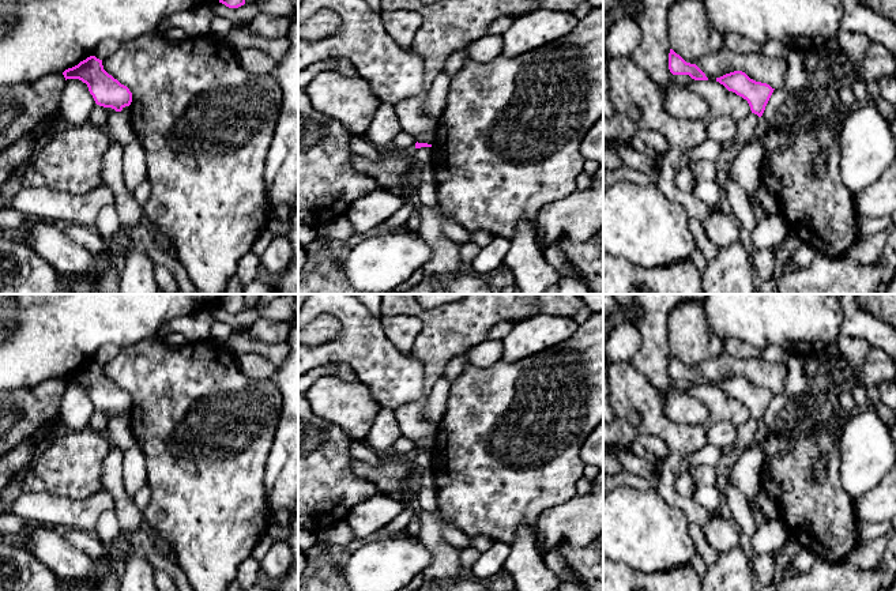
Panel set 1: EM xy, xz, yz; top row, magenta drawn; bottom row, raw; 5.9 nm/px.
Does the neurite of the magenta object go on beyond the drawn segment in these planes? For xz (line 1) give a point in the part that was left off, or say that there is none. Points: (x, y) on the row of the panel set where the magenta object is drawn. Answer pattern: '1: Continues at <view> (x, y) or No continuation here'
1: No continuation here

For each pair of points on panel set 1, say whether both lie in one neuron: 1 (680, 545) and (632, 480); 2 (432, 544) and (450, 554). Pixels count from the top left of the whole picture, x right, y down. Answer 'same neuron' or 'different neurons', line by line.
1: different neurons
2: same neuron

